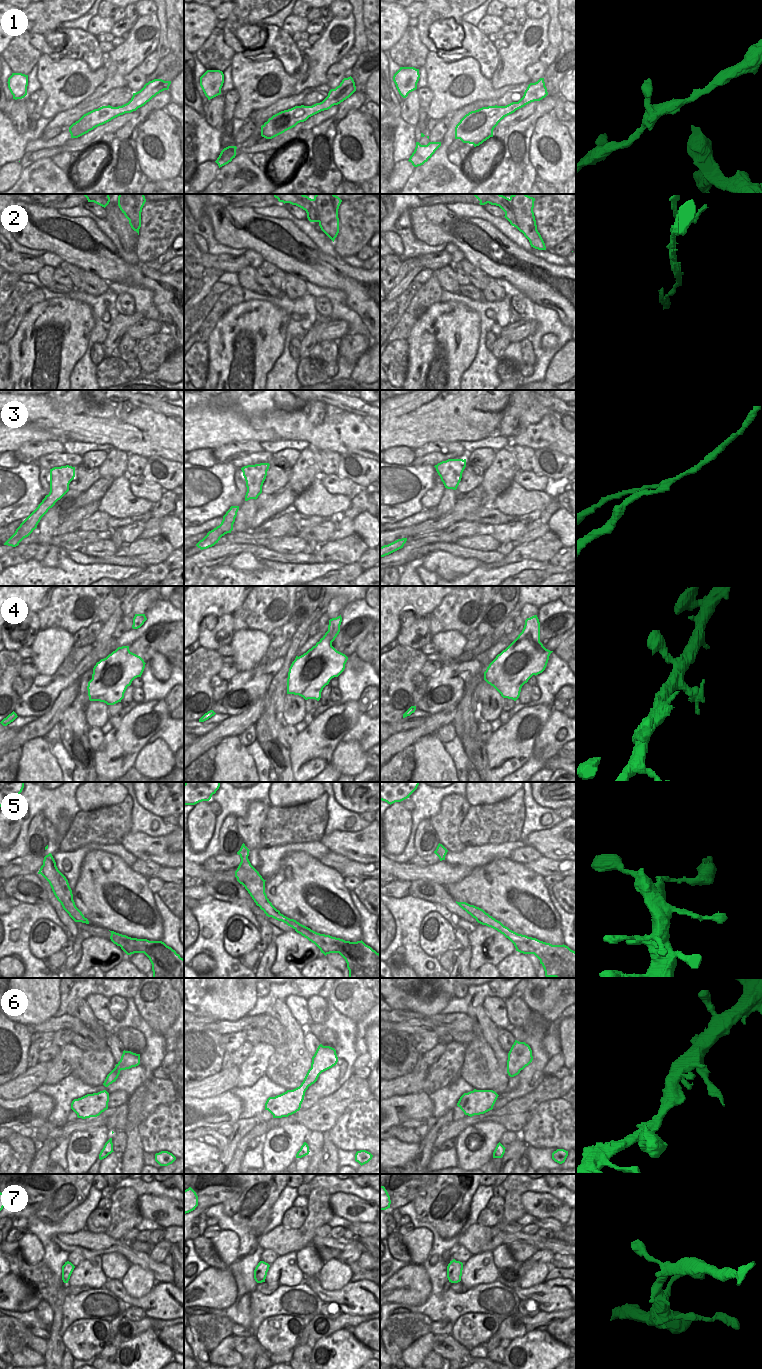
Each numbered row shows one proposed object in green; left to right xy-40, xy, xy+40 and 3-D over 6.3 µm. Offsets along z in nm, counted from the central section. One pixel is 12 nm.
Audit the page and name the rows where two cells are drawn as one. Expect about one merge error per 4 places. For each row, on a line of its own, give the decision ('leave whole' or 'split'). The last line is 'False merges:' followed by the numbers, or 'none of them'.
1: leave whole
2: split
3: split
4: leave whole
5: split
6: leave whole
7: leave whole
False merges: 2, 3, 5

